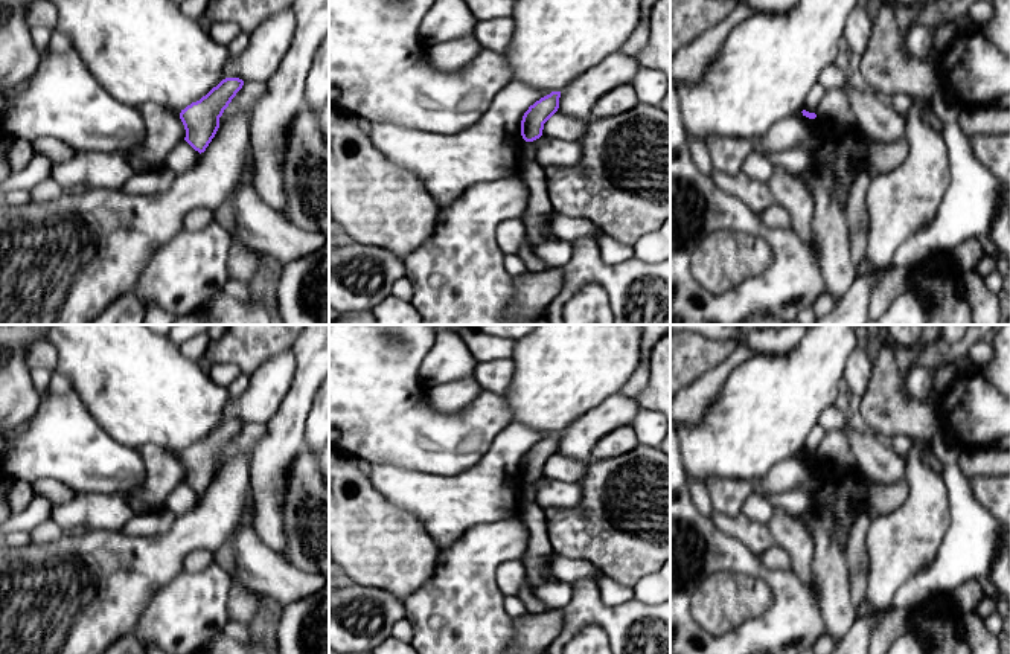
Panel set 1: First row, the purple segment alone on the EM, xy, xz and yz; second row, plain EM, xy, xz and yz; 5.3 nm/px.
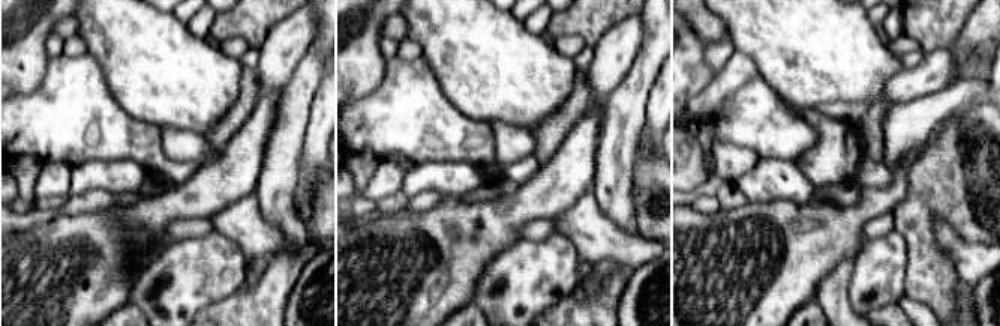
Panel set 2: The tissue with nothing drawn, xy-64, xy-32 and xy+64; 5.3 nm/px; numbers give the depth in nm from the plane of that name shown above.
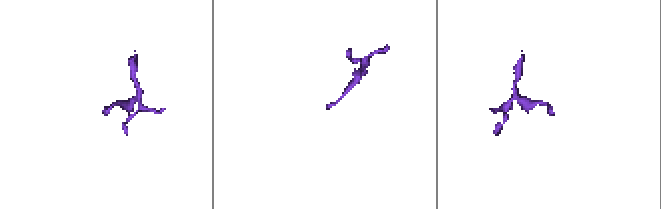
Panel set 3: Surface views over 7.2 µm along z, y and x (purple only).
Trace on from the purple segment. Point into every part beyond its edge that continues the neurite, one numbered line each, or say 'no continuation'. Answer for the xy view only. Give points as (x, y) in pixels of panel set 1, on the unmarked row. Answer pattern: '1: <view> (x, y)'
no continuation

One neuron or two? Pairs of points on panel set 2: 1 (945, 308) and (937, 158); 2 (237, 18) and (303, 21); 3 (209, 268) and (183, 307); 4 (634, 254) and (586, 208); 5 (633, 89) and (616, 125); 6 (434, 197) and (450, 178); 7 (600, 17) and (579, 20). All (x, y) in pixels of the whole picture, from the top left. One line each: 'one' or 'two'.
1: one
2: two
3: one
4: one
5: one
6: two
7: one

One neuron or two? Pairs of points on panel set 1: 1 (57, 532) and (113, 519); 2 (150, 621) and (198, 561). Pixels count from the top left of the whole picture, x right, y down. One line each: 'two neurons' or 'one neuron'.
1: two neurons
2: two neurons

